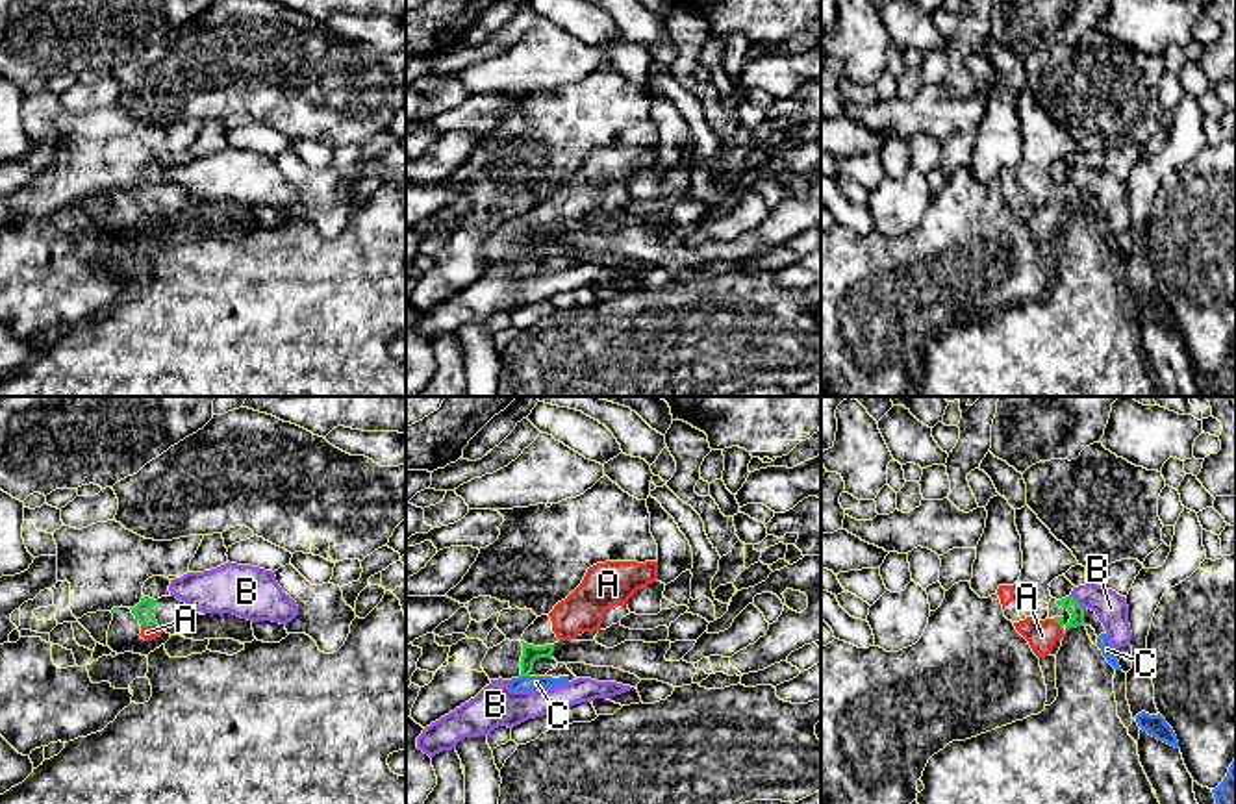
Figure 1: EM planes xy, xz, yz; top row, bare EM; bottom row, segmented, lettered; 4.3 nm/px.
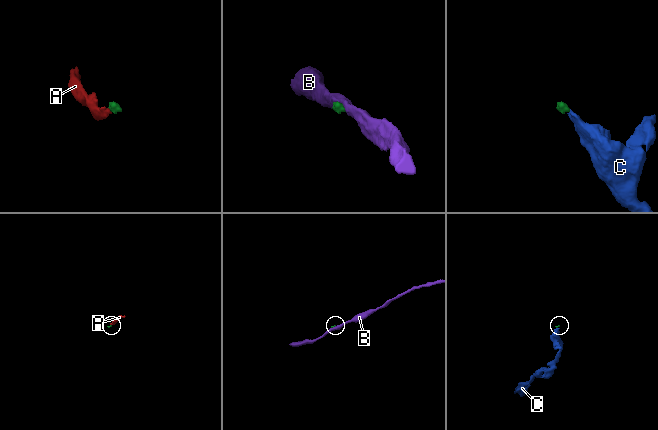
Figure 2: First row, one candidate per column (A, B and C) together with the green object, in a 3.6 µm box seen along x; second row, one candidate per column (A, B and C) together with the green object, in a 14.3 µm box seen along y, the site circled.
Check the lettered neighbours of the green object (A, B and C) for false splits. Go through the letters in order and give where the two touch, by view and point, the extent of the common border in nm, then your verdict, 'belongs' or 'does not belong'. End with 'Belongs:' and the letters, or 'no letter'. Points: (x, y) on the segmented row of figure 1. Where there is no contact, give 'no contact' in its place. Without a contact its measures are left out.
A: contact xy (147, 625); length 70 nm; belongs
B: contact yz (1077, 602); length 90 nm; does not belong
C: contact xz (525, 675); length 40 nm; belongs
Belongs: A, C

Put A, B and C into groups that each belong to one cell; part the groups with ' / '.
A C / B

